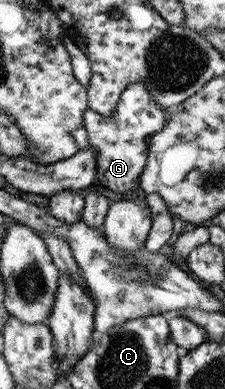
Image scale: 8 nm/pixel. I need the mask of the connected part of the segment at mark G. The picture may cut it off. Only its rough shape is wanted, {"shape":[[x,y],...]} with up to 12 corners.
{"shape":[[143,82],[118,110],[83,114],[97,180],[118,196],[140,191],[150,140],[167,123]]}

